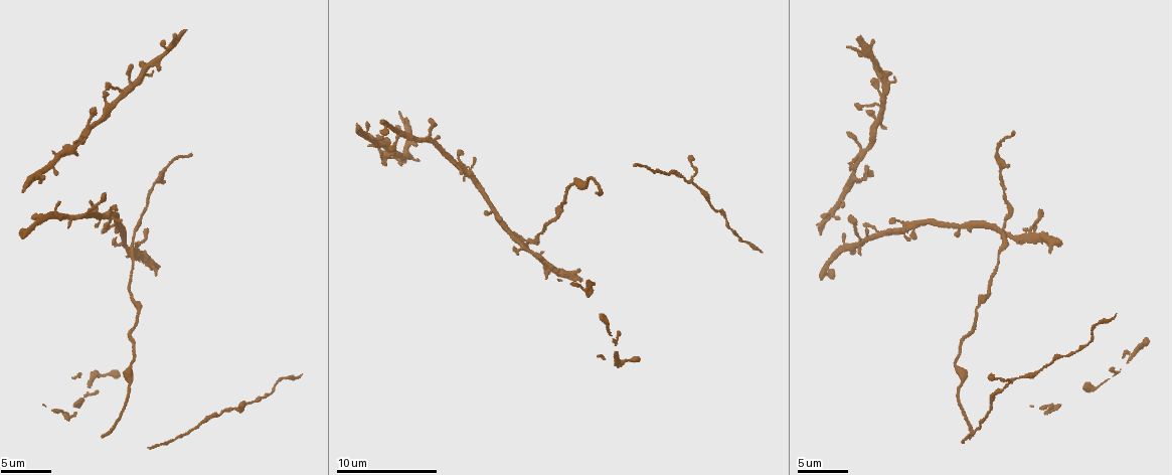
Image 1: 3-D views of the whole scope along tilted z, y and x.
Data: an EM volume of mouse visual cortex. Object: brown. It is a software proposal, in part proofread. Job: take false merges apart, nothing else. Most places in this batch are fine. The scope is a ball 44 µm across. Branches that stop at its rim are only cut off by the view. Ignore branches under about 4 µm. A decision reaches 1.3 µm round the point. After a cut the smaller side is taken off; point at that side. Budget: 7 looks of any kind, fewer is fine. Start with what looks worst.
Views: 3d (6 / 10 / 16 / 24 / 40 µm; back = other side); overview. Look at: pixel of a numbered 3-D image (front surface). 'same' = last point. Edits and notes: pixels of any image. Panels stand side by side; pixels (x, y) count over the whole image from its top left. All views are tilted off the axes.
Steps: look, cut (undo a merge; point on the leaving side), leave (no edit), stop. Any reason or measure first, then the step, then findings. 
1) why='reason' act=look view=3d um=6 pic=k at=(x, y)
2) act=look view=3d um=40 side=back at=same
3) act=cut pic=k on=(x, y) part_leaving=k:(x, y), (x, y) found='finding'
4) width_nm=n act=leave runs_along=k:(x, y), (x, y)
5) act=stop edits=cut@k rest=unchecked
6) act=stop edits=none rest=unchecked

act=look view=3d um=10 pic=1 at=(122, 240)

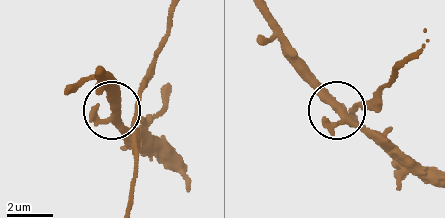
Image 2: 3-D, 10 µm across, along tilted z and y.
width_nm=310 act=leave found='continuous, no second neuron'

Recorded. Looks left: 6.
why='a fork' act=look view=3d um=16 pic=1 at=(55, 212)

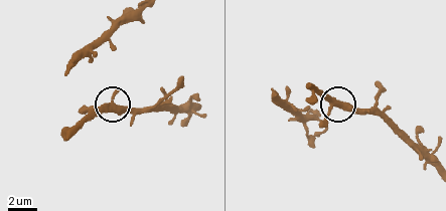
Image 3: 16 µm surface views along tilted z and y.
why='closer look' act=look view=3d um=6 pic=3 at=(113, 103)

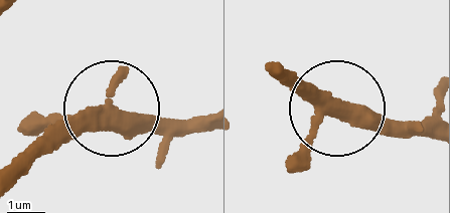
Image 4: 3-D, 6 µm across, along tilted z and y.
side_arm_um=6 act=leave runs_along=4:(202, 123), (97, 108), (46, 154) found='one neuron here'

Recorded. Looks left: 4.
why='thick turns thin' act=look view=3d um=16 pic=1 at=(959, 384)

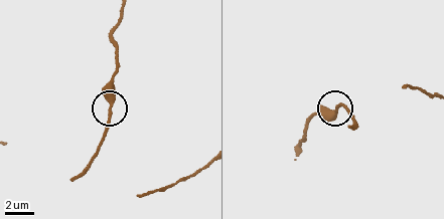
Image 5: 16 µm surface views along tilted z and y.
width_nm=330 act=leave found='continuous, no second neuron'

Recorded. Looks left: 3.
act=stop edits=none rest=unchecked

